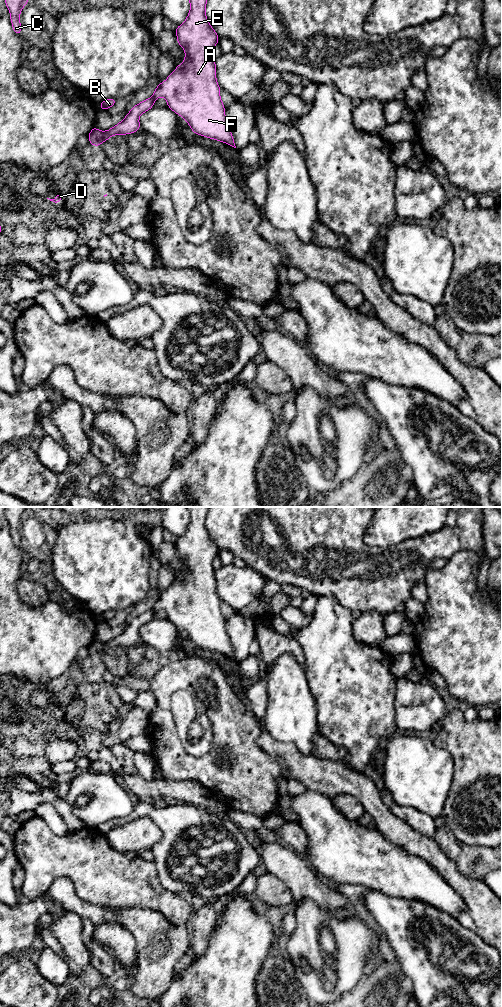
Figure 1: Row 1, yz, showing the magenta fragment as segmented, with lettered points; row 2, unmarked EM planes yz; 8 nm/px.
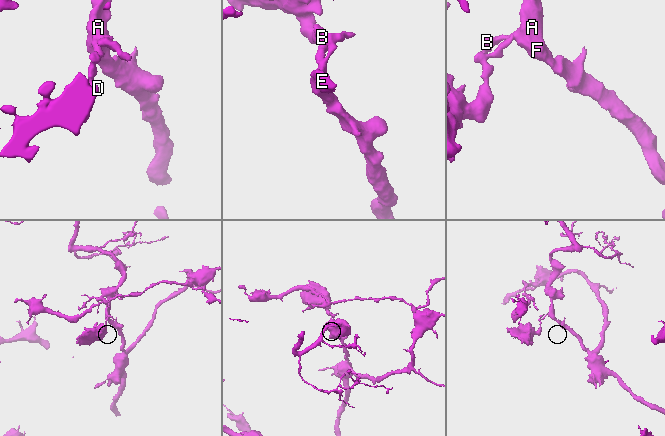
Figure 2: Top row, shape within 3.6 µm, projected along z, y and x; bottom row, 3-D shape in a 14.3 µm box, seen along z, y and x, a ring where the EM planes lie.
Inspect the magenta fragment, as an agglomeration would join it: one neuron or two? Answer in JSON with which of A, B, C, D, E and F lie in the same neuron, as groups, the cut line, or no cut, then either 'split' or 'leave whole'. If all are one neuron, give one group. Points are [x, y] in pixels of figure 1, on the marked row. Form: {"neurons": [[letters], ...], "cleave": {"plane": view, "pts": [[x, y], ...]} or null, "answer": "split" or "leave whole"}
{"neurons": [["A", "B", "C", "E", "F"], ["D"]], "cleave": {"plane": "yz", "pts": [[152, 96], [155, 98]]}, "answer": "split"}

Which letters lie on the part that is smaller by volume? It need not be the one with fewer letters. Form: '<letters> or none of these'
D

